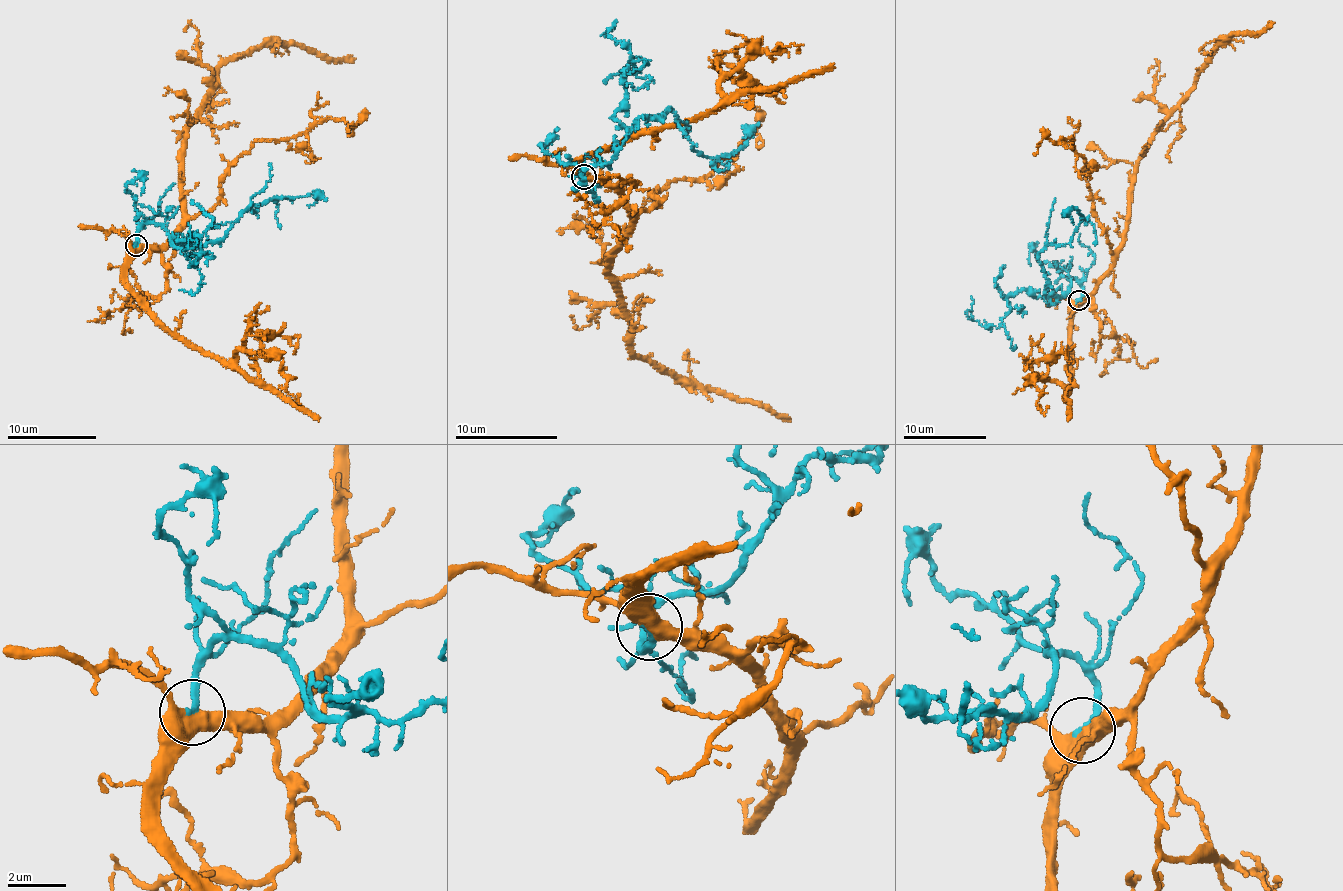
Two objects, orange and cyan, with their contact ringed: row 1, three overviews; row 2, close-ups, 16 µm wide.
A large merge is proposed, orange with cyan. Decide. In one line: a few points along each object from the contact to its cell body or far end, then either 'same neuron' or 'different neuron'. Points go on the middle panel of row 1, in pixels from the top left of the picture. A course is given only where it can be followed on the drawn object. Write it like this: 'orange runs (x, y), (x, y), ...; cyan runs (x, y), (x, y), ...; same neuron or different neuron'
orange runs (583, 177), (607, 179), (631, 217), (606, 267), (636, 354), (702, 387), (760, 402), (790, 421); cyan runs (583, 177), (608, 163), (640, 117), (671, 111), (708, 157), (734, 155), (751, 132), (743, 137); same neuron

